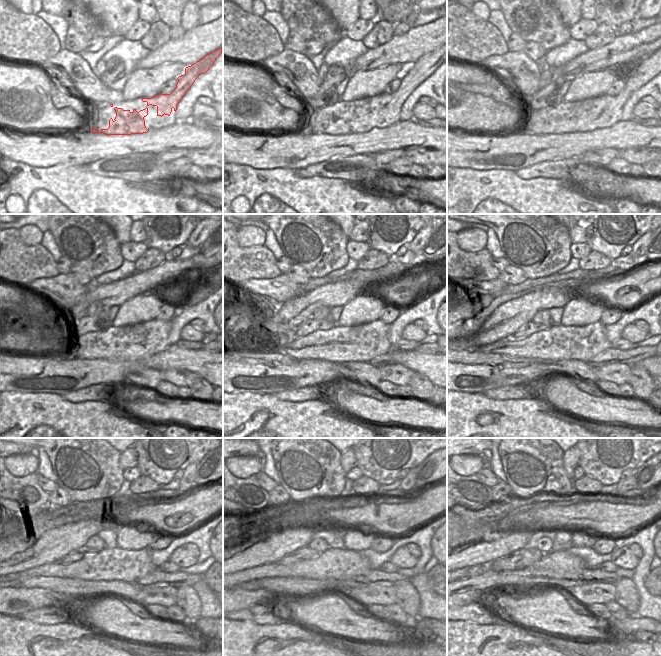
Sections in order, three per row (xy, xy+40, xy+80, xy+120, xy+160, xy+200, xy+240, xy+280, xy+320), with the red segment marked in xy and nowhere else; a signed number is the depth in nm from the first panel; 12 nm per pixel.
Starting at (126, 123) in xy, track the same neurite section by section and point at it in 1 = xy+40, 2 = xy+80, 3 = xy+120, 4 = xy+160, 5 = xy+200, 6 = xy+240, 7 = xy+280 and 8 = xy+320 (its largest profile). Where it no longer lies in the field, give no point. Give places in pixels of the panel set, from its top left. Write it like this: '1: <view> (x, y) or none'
1: xy+40 (350, 122)
2: xy+80 (573, 122)
3: xy+120 (125, 348)
4: xy+160 (350, 349)
5: xy+200 (574, 348)
6: xy+240 (130, 573)
7: xy+280 (352, 570)
8: xy+320 (481, 577)

